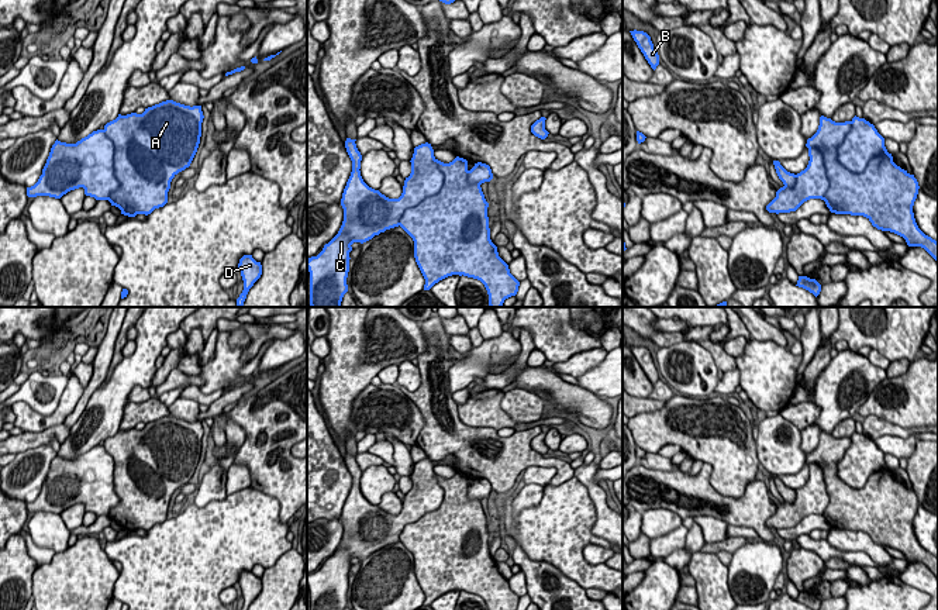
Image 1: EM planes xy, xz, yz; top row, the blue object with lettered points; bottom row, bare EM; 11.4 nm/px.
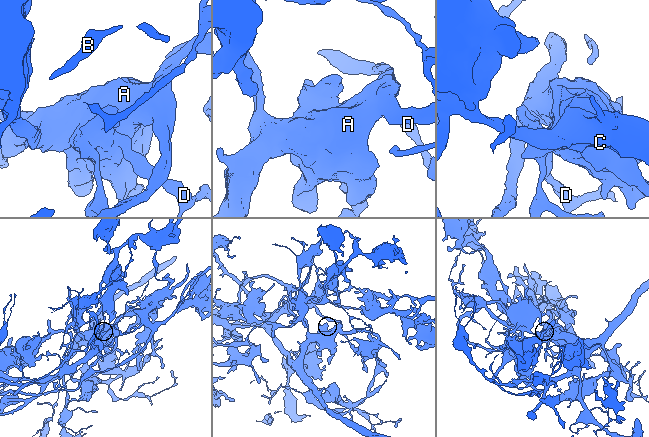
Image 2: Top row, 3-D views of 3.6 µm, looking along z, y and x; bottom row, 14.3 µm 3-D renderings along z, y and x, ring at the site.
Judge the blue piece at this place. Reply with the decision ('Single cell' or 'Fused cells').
Fused cells

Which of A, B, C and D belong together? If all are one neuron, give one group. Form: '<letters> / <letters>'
A B / C D

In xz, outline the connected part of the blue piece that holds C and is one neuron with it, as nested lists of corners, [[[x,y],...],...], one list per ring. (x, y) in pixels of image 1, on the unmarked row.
[[[346,454],[345,463],[352,487],[342,509],[344,537],[338,549],[317,572],[307,575],[310,610],[345,610],[349,587],[349,568],[354,558],[366,558],[386,545],[400,541],[403,528],[437,510],[444,502],[444,489],[437,480],[431,459],[414,463],[411,489],[404,496],[399,514],[389,514],[369,503],[361,492],[362,471],[356,455]]]

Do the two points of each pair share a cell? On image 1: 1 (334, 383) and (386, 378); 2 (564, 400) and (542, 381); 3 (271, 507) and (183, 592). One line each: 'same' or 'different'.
1: different
2: same
3: same

